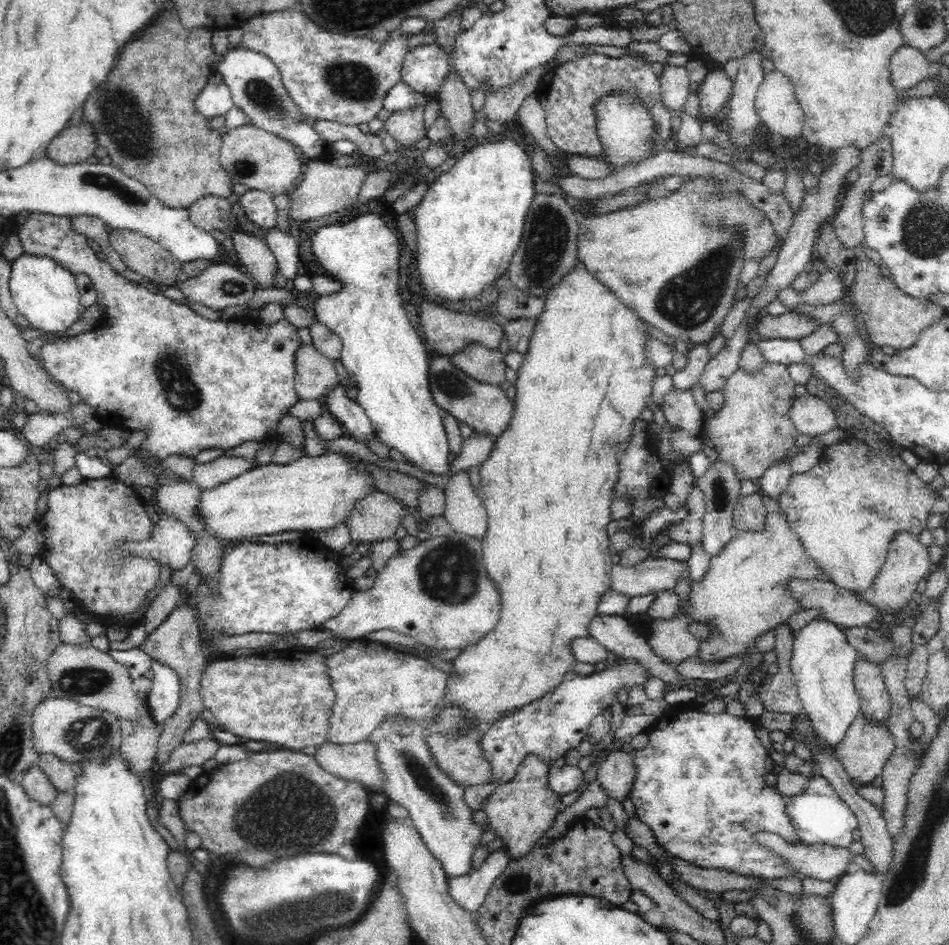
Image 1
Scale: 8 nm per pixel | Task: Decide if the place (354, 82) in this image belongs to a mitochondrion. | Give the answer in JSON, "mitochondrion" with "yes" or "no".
{"mitochondrion":"yes"}

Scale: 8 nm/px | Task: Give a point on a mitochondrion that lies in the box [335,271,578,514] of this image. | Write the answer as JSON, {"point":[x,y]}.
{"point":[450,383]}

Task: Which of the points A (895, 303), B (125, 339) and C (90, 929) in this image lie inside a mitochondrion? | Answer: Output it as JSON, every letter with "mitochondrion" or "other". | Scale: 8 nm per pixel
{"A":"other","B":"other","C":"other"}

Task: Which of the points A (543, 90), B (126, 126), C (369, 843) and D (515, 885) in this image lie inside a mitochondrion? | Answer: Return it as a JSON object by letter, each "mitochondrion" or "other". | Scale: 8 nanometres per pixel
{"A":"other","B":"mitochondrion","C":"other","D":"mitochondrion"}

